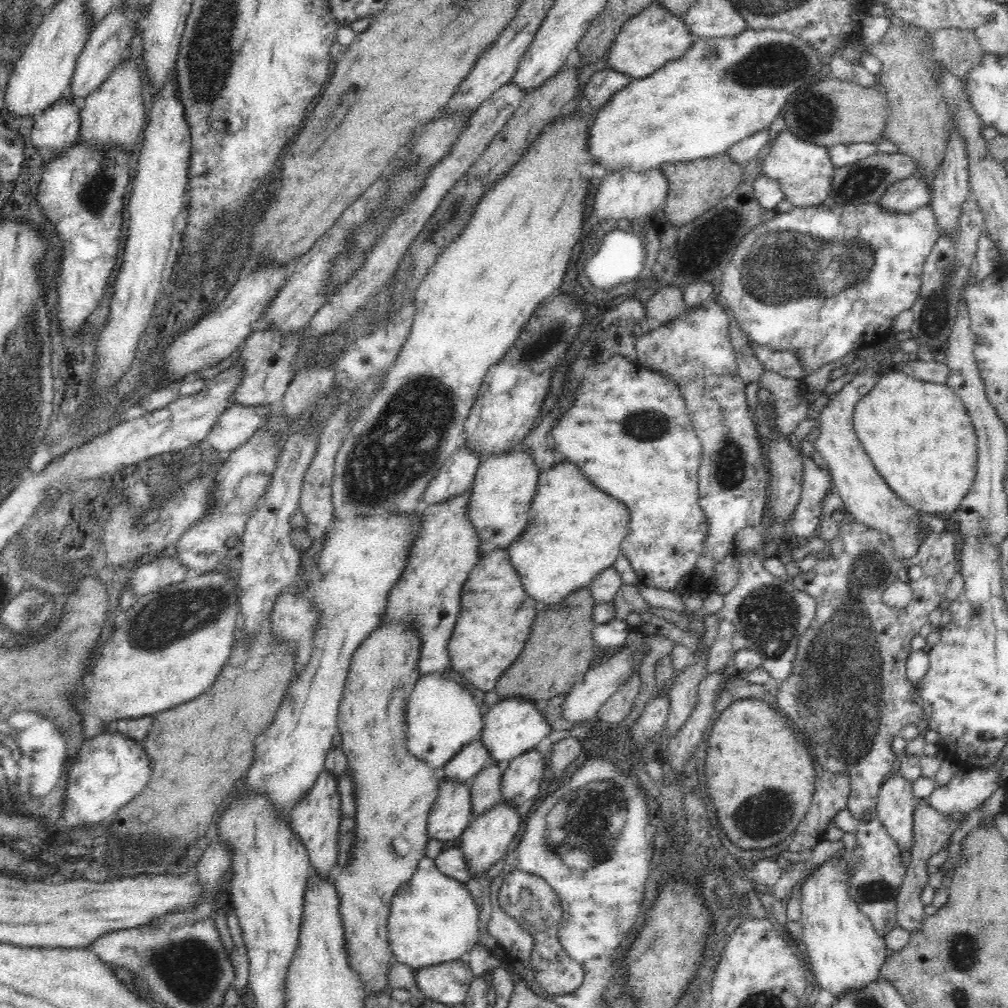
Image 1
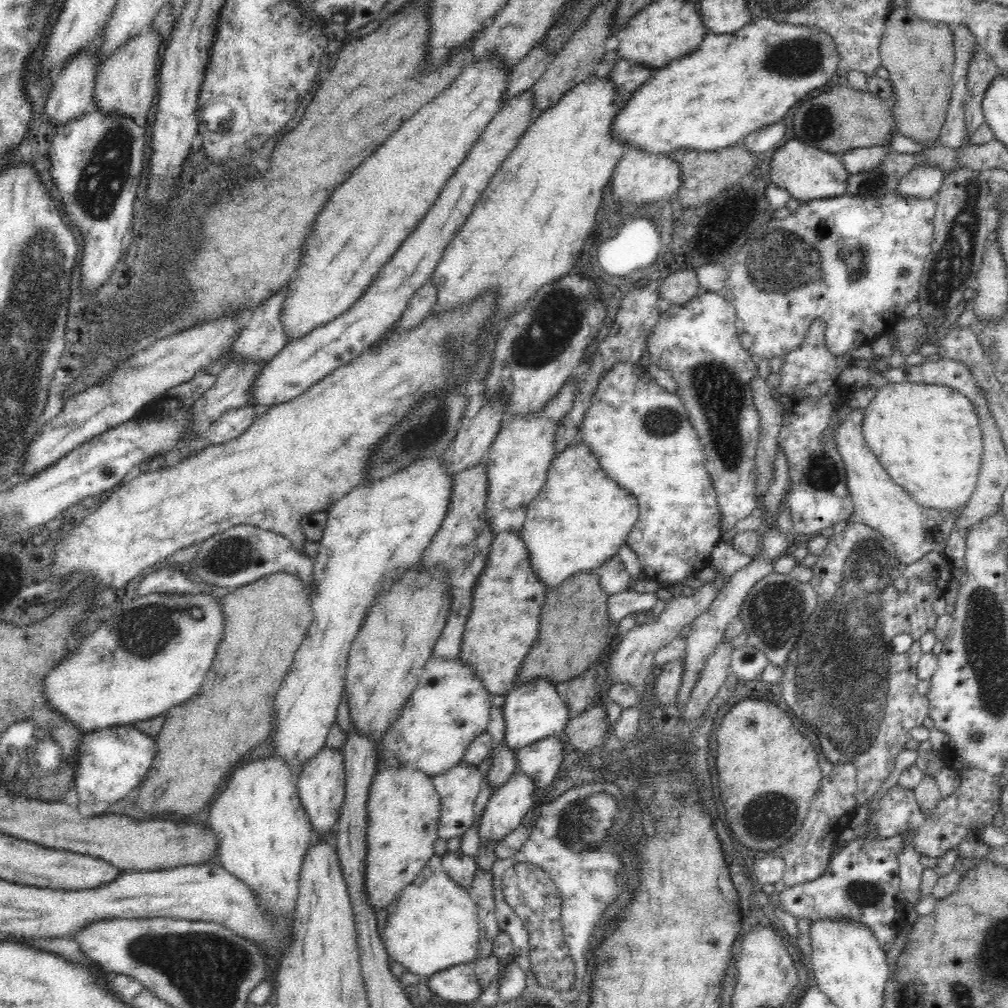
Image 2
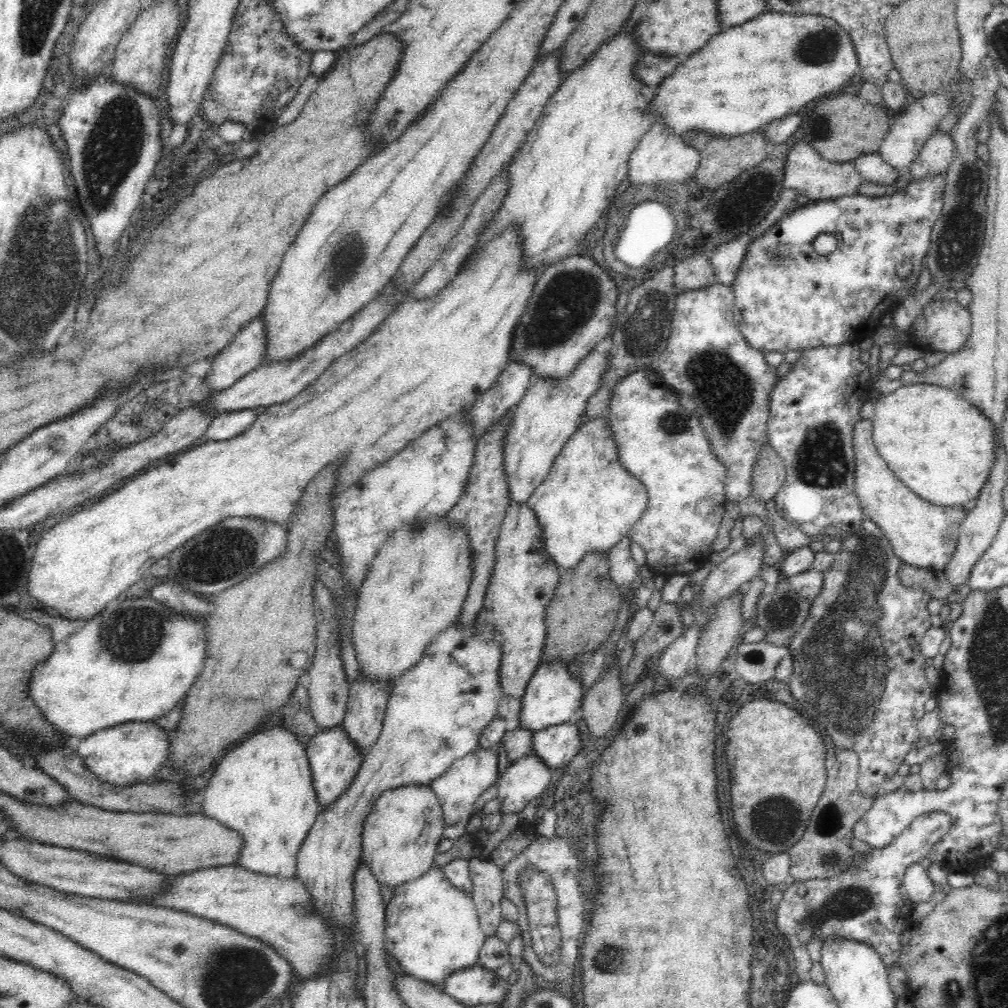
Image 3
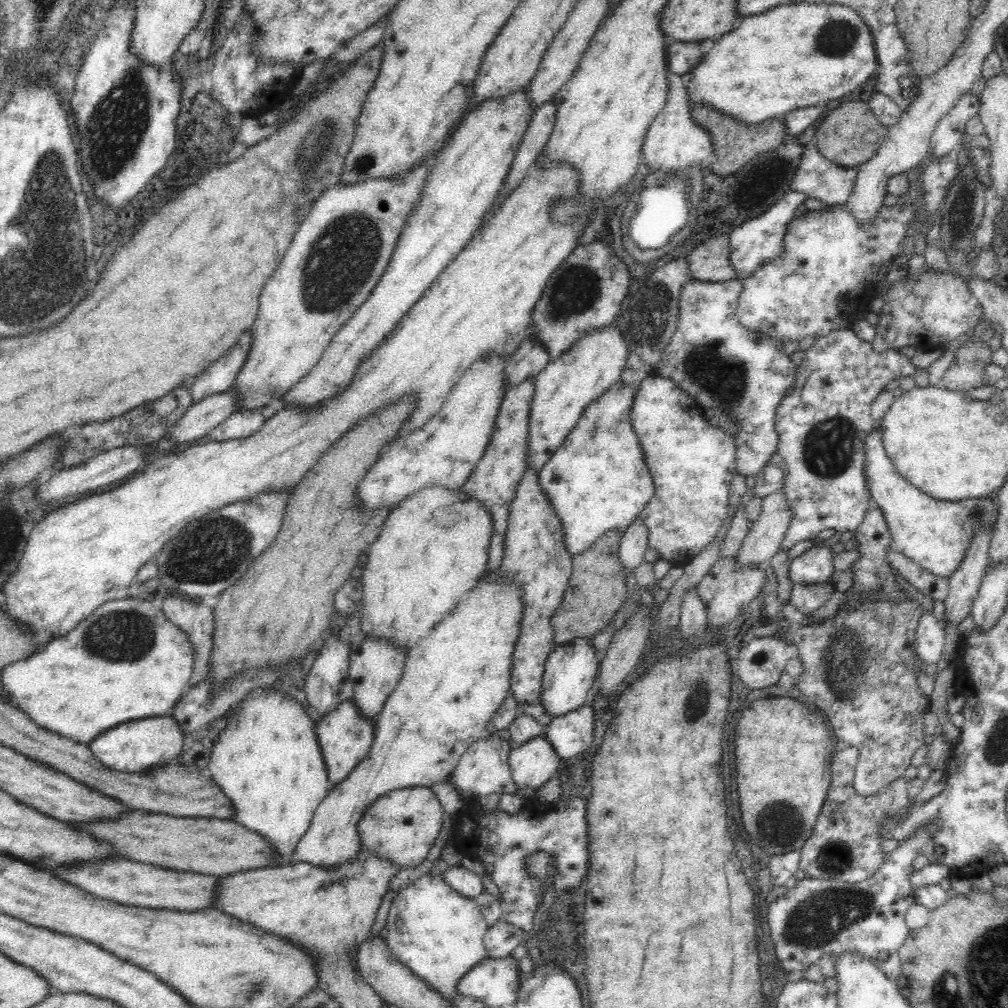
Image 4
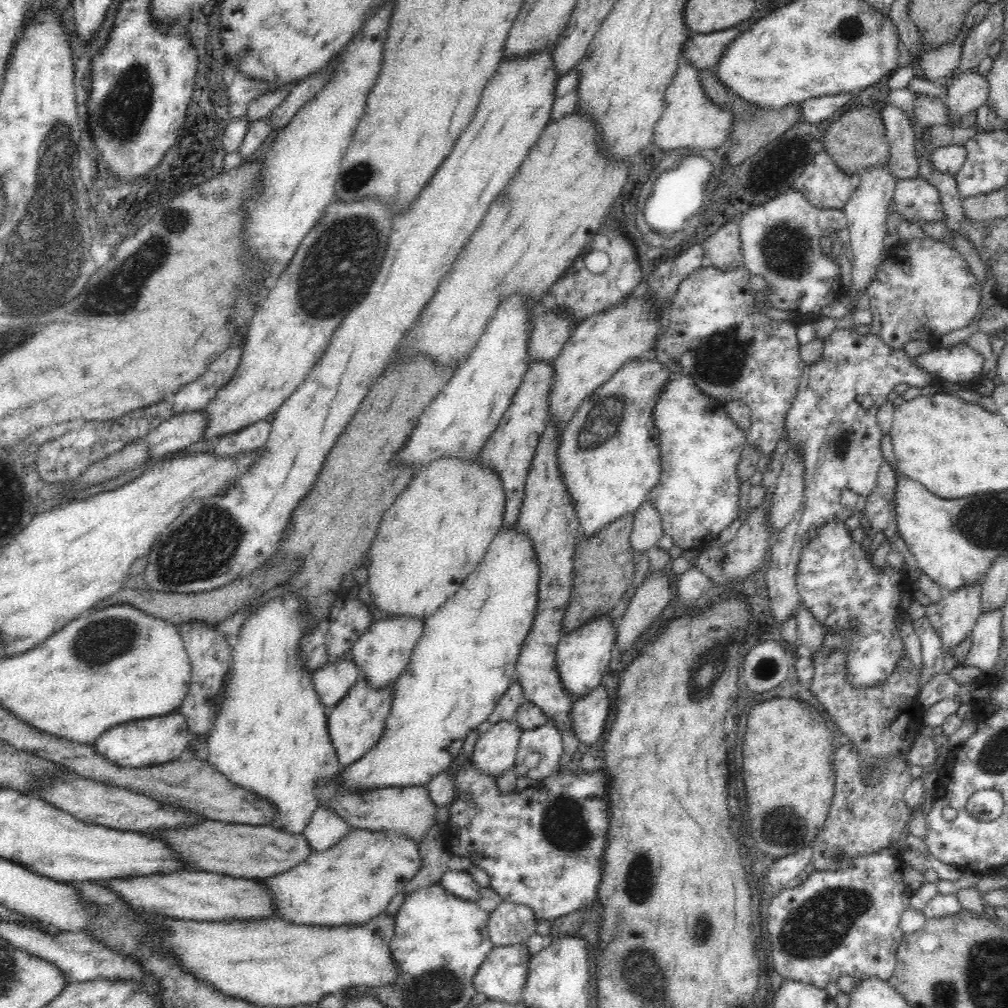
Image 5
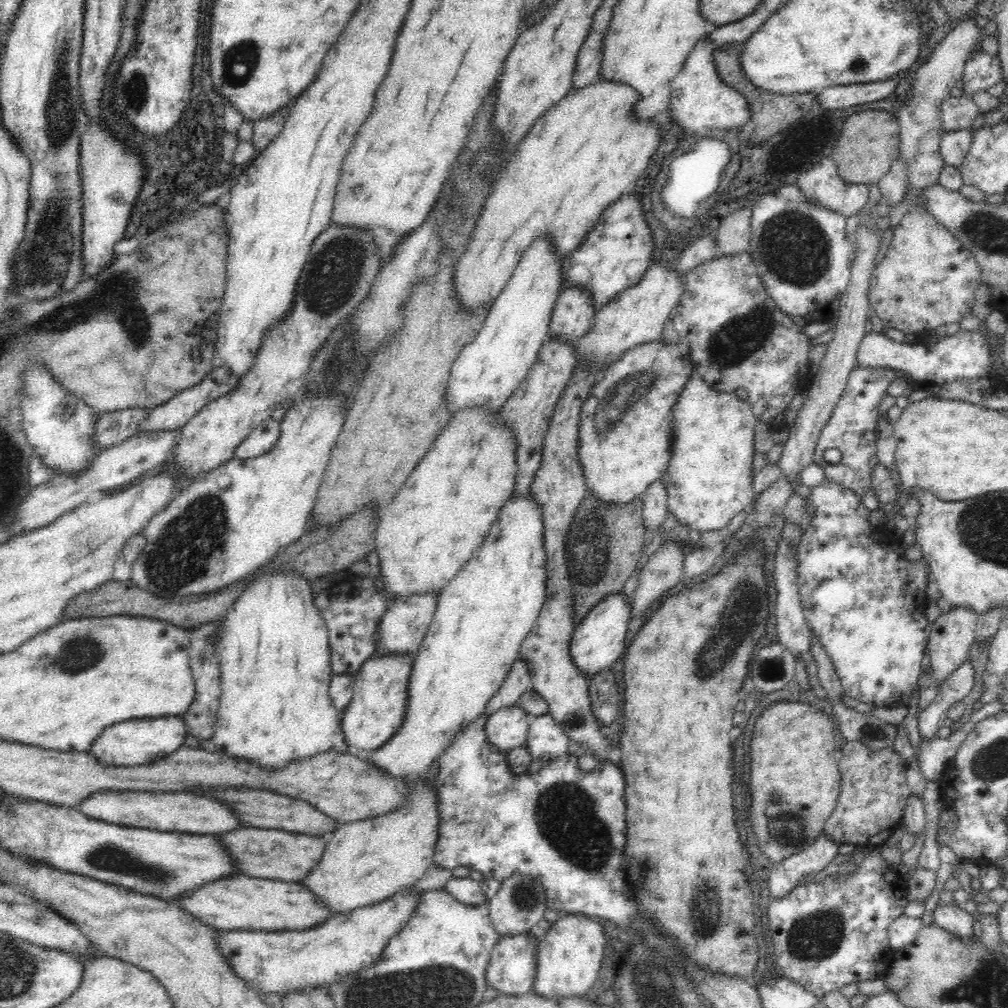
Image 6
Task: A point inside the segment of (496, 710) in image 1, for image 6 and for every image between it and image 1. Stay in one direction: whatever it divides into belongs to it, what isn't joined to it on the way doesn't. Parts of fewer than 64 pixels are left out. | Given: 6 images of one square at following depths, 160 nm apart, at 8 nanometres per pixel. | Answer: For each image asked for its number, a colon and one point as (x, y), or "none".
2: (533, 710)
3: (551, 697)
4: (570, 669)
5: (582, 655)
6: (597, 642)

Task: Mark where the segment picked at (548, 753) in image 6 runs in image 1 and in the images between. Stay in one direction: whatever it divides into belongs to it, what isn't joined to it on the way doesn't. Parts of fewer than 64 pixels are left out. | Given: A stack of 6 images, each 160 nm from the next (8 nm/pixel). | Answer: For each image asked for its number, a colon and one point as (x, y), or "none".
1: (487, 836)
2: (507, 805)
3: (527, 777)
4: (531, 765)
5: (540, 748)

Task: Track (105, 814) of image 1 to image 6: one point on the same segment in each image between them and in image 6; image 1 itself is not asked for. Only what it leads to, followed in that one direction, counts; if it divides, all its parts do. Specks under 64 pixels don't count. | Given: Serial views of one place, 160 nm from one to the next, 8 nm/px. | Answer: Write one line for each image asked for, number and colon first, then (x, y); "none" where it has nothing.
2: (110, 762)
3: (126, 754)
4: (135, 746)
5: (151, 741)
6: (133, 742)

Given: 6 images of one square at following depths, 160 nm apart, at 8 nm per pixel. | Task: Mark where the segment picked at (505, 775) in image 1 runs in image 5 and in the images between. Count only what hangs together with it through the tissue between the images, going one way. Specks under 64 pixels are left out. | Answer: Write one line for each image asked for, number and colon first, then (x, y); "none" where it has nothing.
2: (540, 761)
3: (556, 745)
4: (570, 734)
5: (587, 717)

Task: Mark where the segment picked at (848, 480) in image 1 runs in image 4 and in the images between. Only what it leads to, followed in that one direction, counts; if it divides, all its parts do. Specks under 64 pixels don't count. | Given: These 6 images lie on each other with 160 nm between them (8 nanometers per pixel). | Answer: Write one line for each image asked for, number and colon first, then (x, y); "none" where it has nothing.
2: (879, 503)
3: (923, 535)
4: (935, 534)

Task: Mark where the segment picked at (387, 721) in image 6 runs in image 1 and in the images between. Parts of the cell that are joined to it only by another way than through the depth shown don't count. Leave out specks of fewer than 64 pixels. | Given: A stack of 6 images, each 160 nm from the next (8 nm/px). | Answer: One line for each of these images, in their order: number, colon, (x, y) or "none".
1: (315, 818)
2: (320, 788)
3: (334, 760)
4: (345, 738)
5: (356, 723)

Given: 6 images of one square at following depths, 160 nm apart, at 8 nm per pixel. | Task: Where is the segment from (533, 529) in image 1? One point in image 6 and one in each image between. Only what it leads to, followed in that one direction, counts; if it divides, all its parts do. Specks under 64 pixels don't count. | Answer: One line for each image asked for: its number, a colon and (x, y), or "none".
2: (580, 519)
3: (589, 503)
4: (597, 482)
5: (608, 456)
6: (625, 426)

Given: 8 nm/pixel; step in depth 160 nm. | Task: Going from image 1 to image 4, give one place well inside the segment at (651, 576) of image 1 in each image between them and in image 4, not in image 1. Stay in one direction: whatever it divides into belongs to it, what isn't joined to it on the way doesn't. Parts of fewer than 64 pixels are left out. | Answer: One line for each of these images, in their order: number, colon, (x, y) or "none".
2: (641, 435)
3: (660, 443)
4: (692, 464)

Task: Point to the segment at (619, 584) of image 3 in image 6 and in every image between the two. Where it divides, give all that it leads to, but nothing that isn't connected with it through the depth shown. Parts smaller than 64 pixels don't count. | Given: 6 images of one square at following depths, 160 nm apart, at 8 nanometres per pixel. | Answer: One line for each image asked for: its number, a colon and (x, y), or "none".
4: (633, 545)
5: (647, 526)
6: (654, 511)

